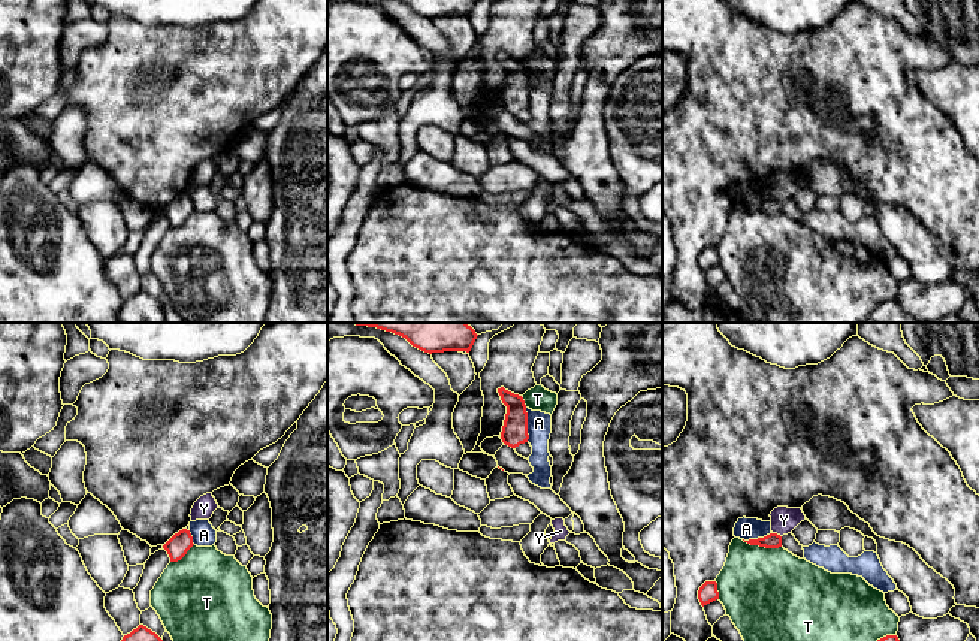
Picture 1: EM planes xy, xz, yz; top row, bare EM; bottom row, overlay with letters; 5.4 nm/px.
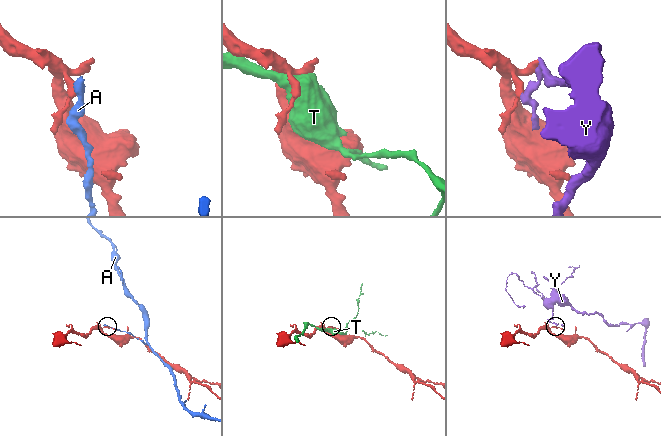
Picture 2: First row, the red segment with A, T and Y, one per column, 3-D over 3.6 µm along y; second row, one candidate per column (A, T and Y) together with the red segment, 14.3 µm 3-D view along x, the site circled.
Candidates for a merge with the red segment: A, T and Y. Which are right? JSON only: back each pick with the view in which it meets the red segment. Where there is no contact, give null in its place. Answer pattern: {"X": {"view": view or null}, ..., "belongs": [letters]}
{"belongs": []}

